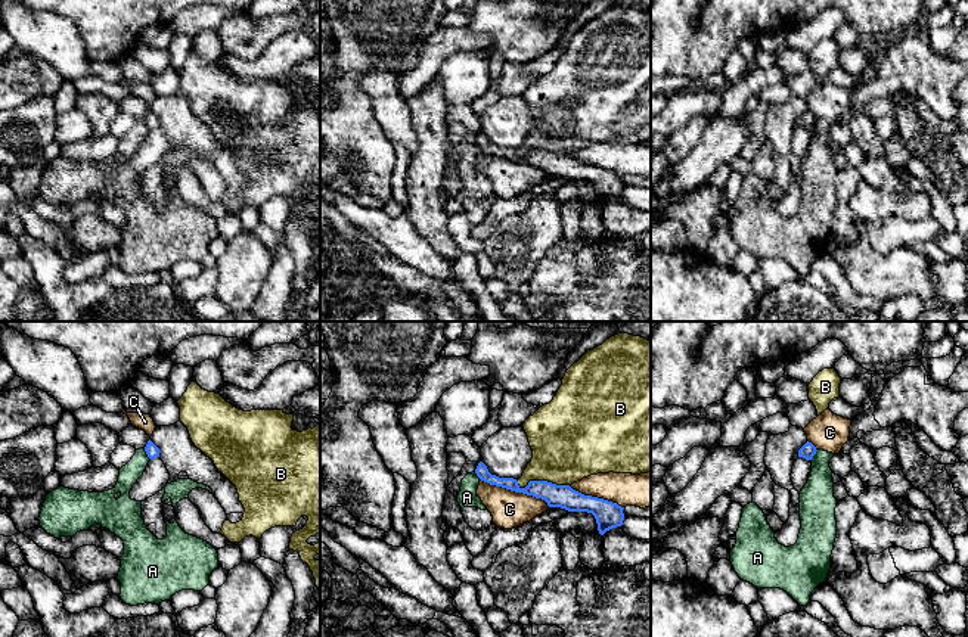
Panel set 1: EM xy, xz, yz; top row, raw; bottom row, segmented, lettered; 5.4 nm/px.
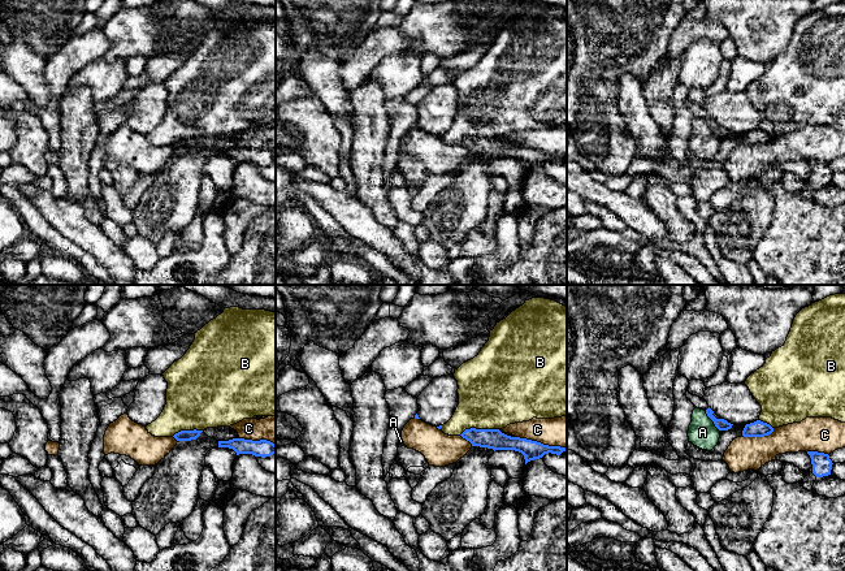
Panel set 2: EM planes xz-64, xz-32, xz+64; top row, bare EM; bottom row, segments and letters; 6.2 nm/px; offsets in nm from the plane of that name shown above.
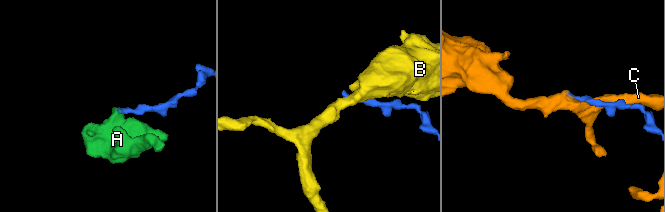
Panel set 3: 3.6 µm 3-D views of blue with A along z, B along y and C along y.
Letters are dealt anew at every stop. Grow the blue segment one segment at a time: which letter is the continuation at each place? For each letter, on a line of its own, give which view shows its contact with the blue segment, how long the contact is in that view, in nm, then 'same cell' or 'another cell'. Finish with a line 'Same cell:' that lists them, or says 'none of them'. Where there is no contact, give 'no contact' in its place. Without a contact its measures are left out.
A: meets blue in xy; contact 80 nm long; another cell
B: meets blue in xz; contact 300 nm long; another cell
C: meets blue in xz; contact 420 nm long; another cell
Same cell: none of them

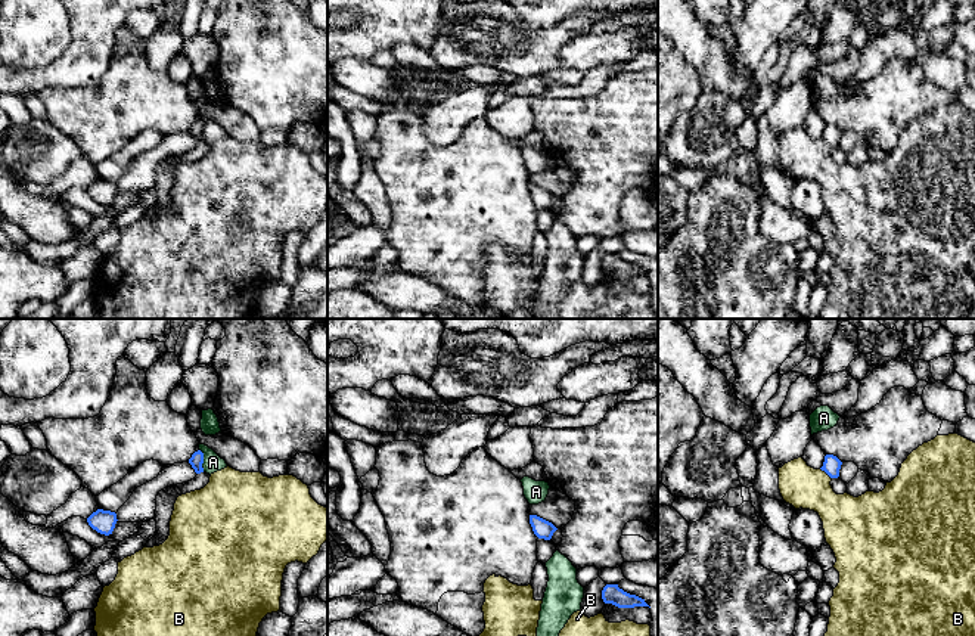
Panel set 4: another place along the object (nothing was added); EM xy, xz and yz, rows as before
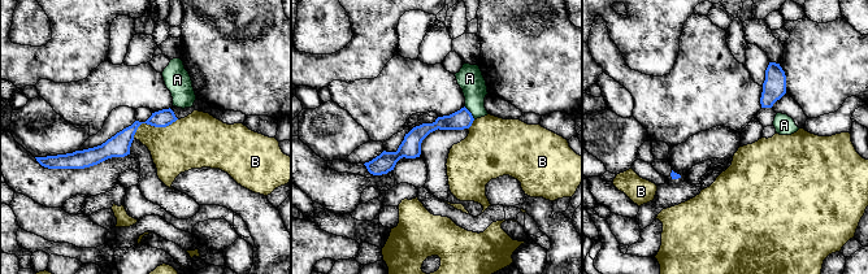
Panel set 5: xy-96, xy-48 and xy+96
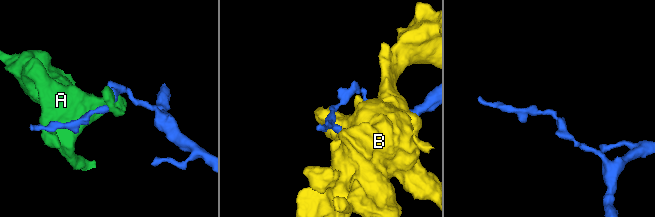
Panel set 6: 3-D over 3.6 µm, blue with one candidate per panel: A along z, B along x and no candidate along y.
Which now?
A: meets blue in xy; contact 130 nm long; another cell
B: meets blue in yz; contact 90 nm long; another cell
Same cell: none of them

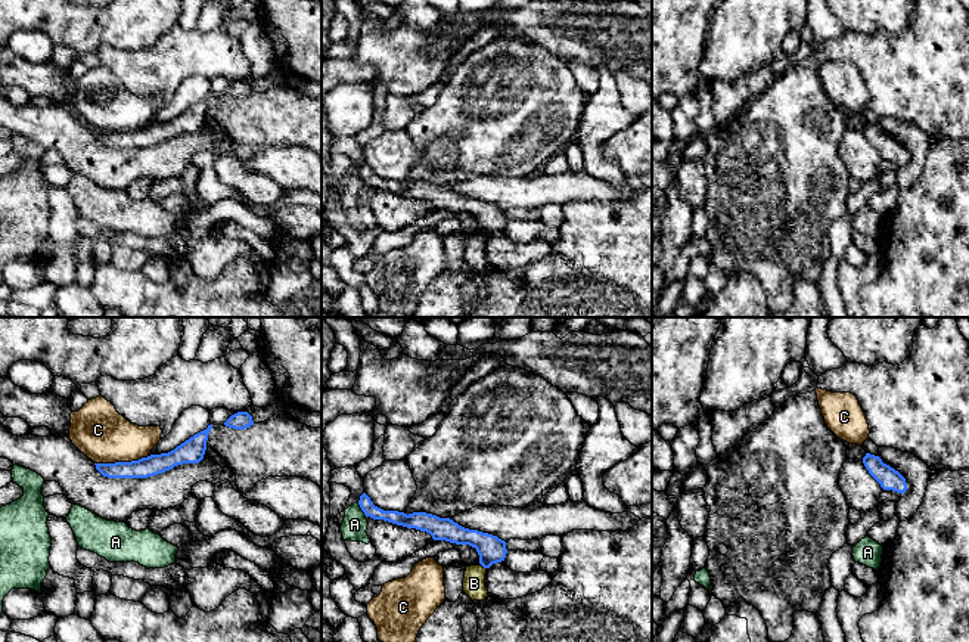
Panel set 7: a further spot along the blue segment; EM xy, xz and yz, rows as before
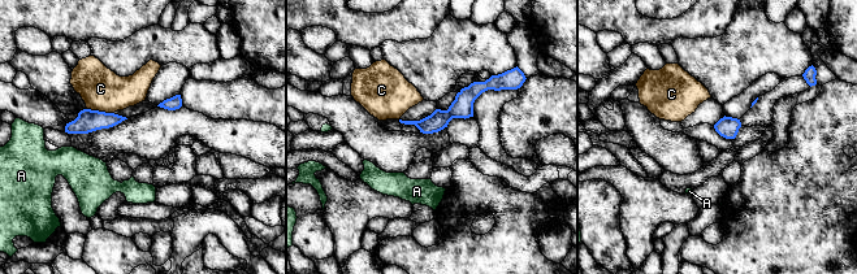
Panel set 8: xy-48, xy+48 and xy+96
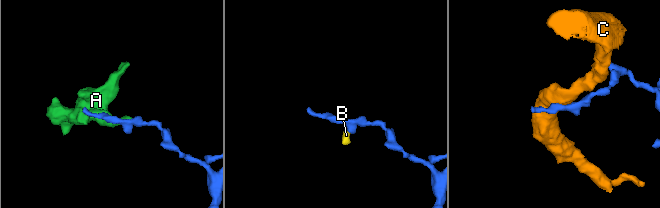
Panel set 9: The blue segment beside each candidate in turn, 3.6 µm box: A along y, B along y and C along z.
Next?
A: meets blue in xz; contact 90 nm long; another cell
B: meets blue in xz; contact 40 nm long; same cell
C: meets blue in xy; contact 300 nm long; another cell
Same cell: B

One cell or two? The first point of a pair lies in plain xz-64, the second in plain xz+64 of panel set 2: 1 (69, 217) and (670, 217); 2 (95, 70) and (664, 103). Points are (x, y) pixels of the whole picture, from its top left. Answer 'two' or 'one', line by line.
1: two
2: two

